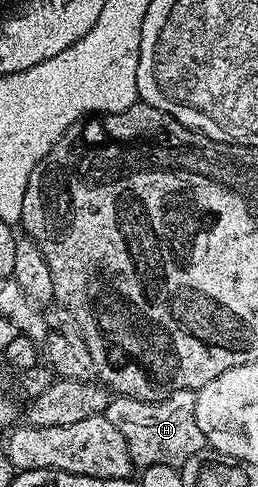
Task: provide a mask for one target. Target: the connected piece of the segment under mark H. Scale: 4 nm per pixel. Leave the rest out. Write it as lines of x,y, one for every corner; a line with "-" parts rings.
194,391
174,392
158,404
116,395
109,402
105,415
109,422
113,422
113,426
117,426
117,430
121,430
129,446
132,463
140,469
154,464
179,468
189,458
193,458
193,454
204,451
201,426
197,426

